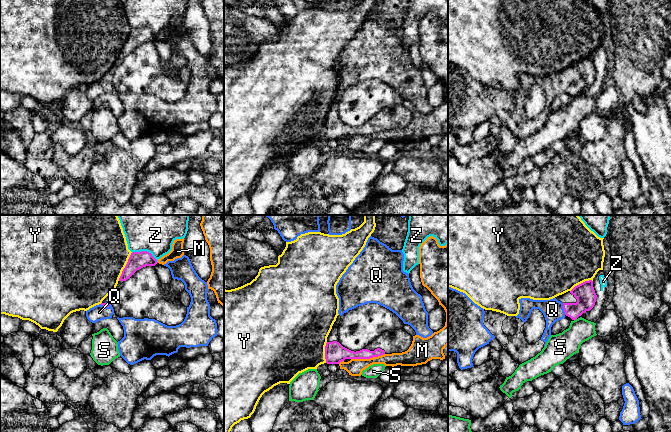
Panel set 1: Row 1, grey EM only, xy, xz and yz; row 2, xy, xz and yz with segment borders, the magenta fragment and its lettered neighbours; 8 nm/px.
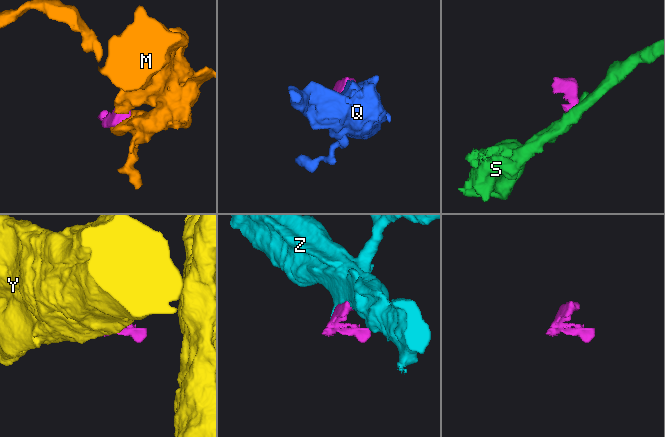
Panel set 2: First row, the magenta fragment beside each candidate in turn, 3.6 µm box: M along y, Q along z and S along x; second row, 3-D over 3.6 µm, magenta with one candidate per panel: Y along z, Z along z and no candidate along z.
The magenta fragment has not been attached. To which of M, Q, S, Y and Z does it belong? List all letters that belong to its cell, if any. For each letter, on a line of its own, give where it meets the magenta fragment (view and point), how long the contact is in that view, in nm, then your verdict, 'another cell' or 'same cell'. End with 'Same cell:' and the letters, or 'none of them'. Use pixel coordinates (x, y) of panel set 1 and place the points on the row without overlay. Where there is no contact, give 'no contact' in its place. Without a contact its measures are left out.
M: meets magenta in xz at (367, 134); contact 280 nm long; another cell
Q: meets magenta in yz at (563, 84); contact 100 nm long; same cell
S: meets magenta in yz at (575, 95); contact 30 nm long; another cell
Y: meets magenta in xy at (125, 42); contact 260 nm long; another cell
Z: meets magenta in xy at (146, 27); contact 220 nm long; another cell
Same cell: Q

